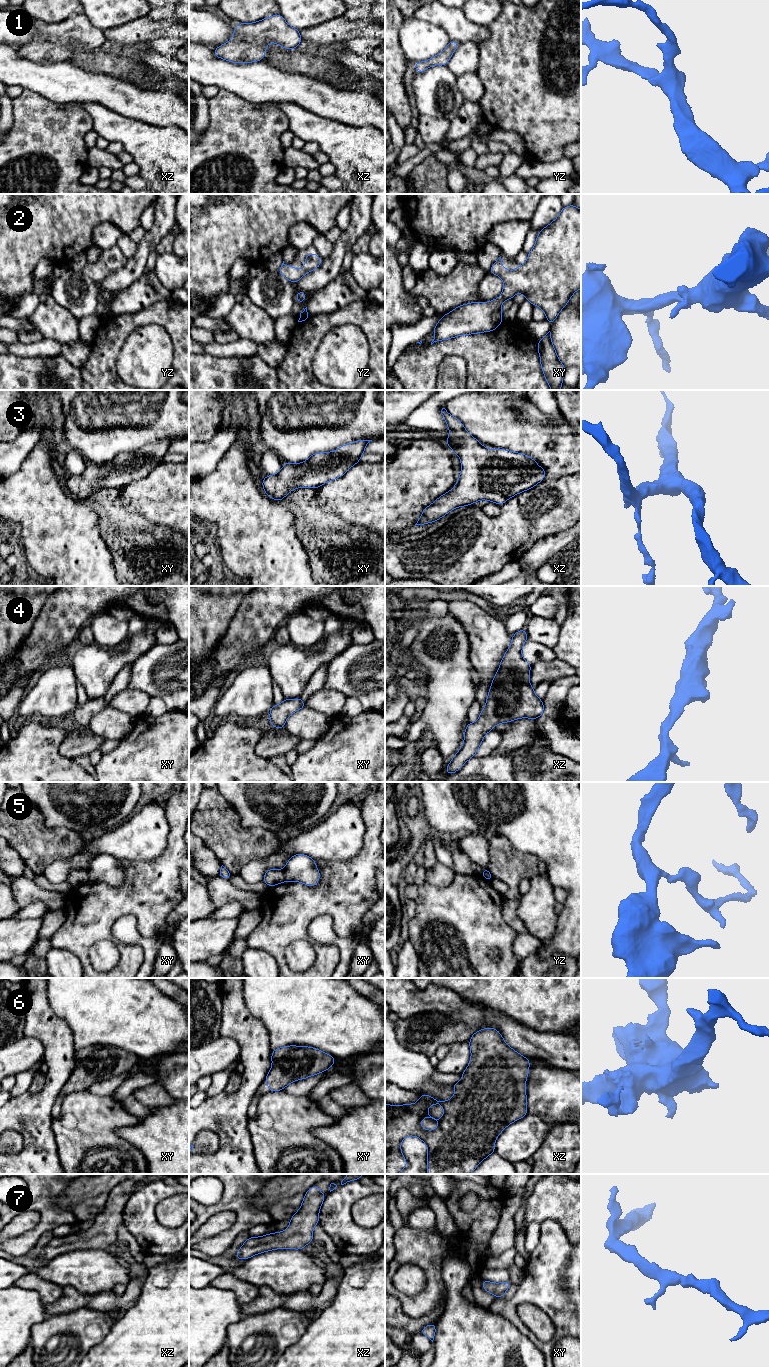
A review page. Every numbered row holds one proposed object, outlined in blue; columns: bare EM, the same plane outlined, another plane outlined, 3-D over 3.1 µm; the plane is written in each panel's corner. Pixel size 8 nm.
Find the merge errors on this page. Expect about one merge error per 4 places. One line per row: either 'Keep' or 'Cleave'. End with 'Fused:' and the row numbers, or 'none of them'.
1: Keep
2: Keep
3: Keep
4: Keep
5: Cleave
6: Keep
7: Keep
Fused: 5

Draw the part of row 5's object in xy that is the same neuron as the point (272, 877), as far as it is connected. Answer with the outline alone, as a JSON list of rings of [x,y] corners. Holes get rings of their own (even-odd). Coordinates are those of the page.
[[[268,869],[265,872],[263,881],[268,887],[285,882],[285,873],[282,869]]]

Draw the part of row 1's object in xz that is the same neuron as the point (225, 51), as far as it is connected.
[[[278,13],[253,23],[238,23],[234,29],[234,36],[225,44],[213,50],[214,56],[233,63],[251,63],[262,61],[265,56],[266,46],[275,42],[285,49],[297,49],[302,41],[299,30],[291,27]]]

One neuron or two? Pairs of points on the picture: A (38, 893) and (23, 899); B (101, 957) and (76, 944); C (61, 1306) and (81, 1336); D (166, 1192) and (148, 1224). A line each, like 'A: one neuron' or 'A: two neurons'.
A: one neuron
B: two neurons
C: two neurons
D: one neuron

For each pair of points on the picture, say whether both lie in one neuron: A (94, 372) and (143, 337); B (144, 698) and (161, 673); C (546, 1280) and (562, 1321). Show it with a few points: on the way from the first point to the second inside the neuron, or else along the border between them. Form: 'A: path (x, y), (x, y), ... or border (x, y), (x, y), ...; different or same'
A: border (130, 333), (117, 359), (117, 375), (119, 377); different
B: border (127, 686), (133, 689), (140, 689), (150, 697); different
C: path (556, 1290), (562, 1296), (562, 1311); same

